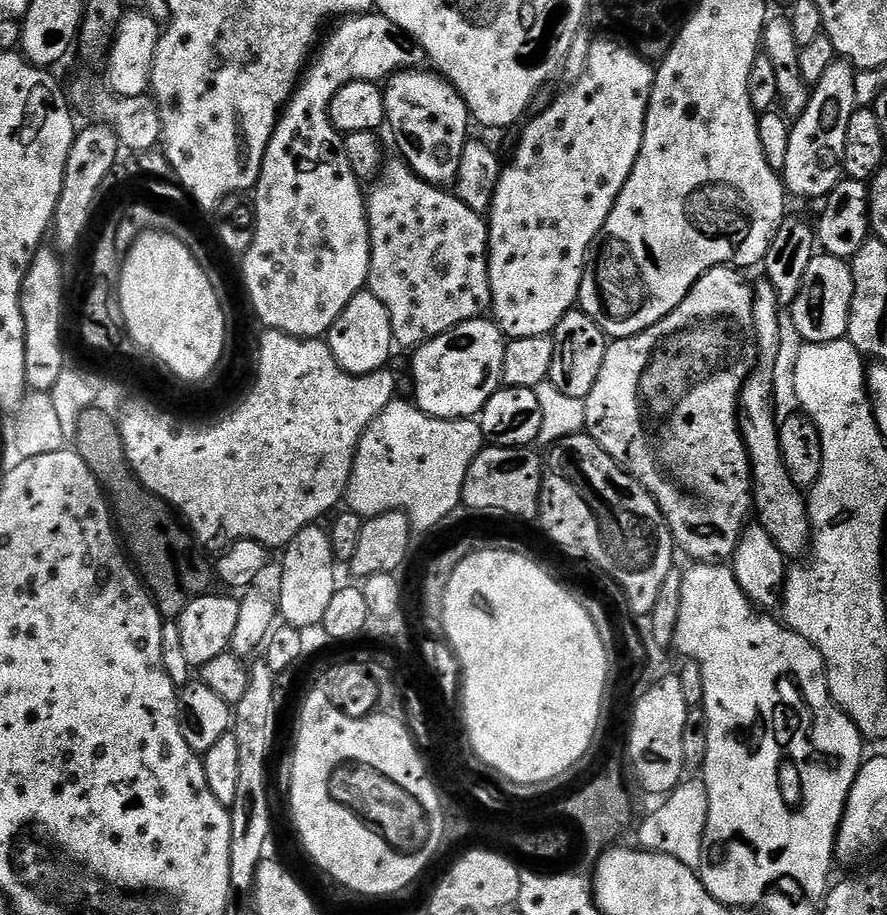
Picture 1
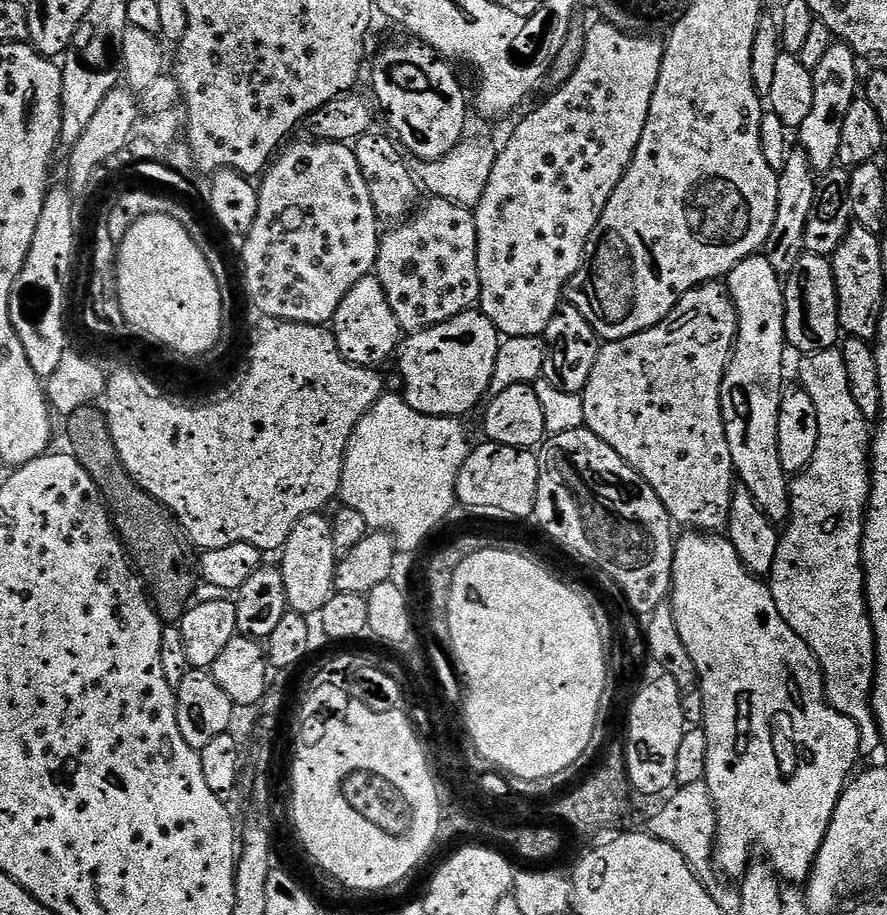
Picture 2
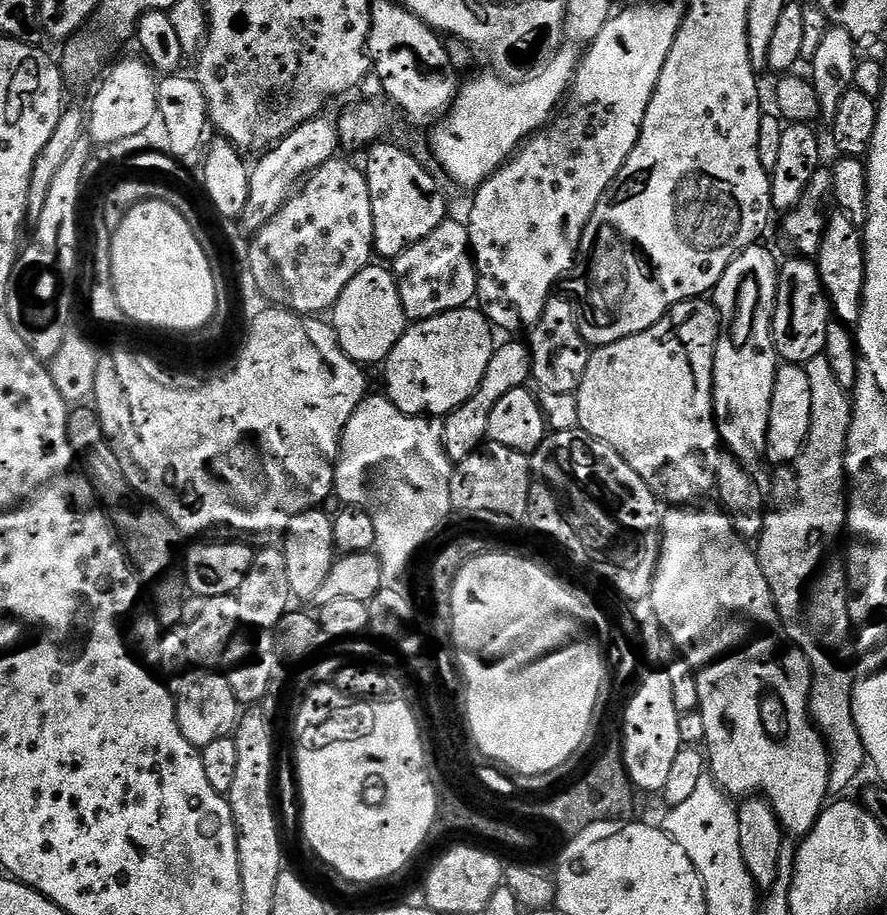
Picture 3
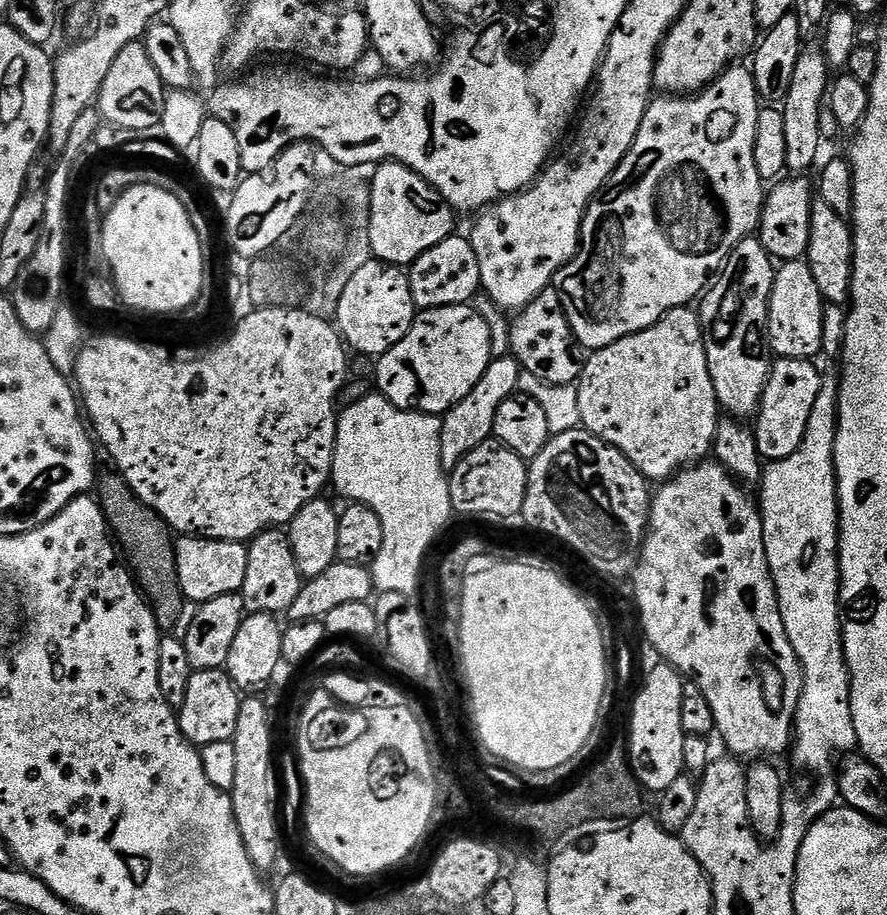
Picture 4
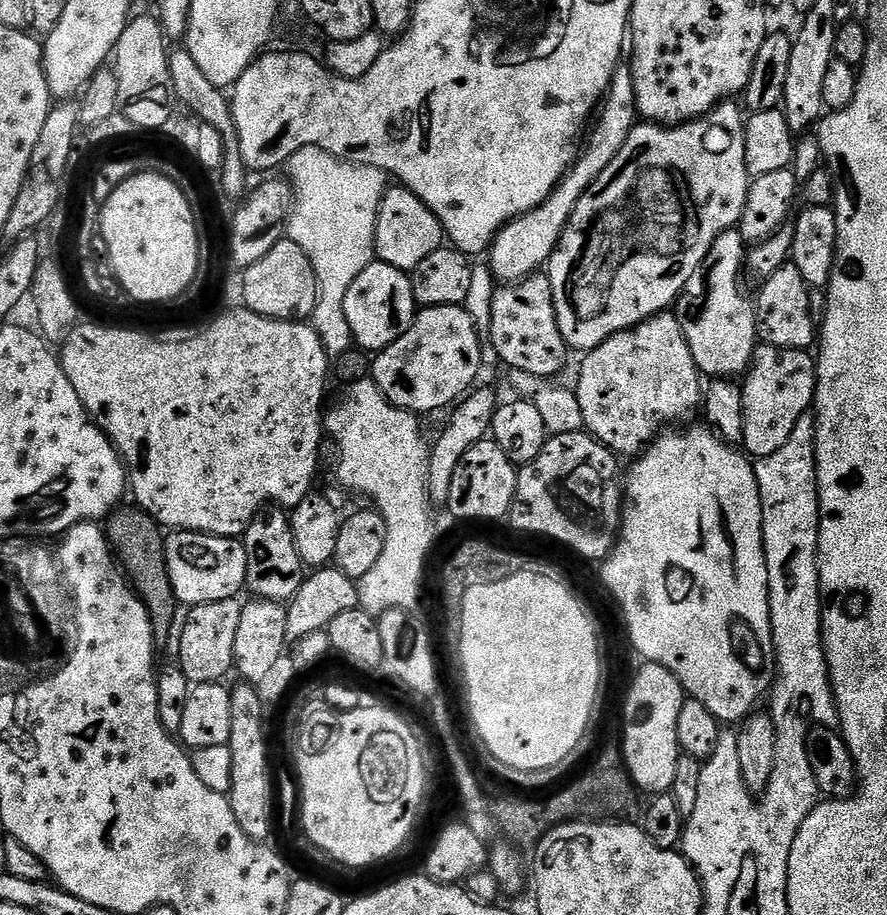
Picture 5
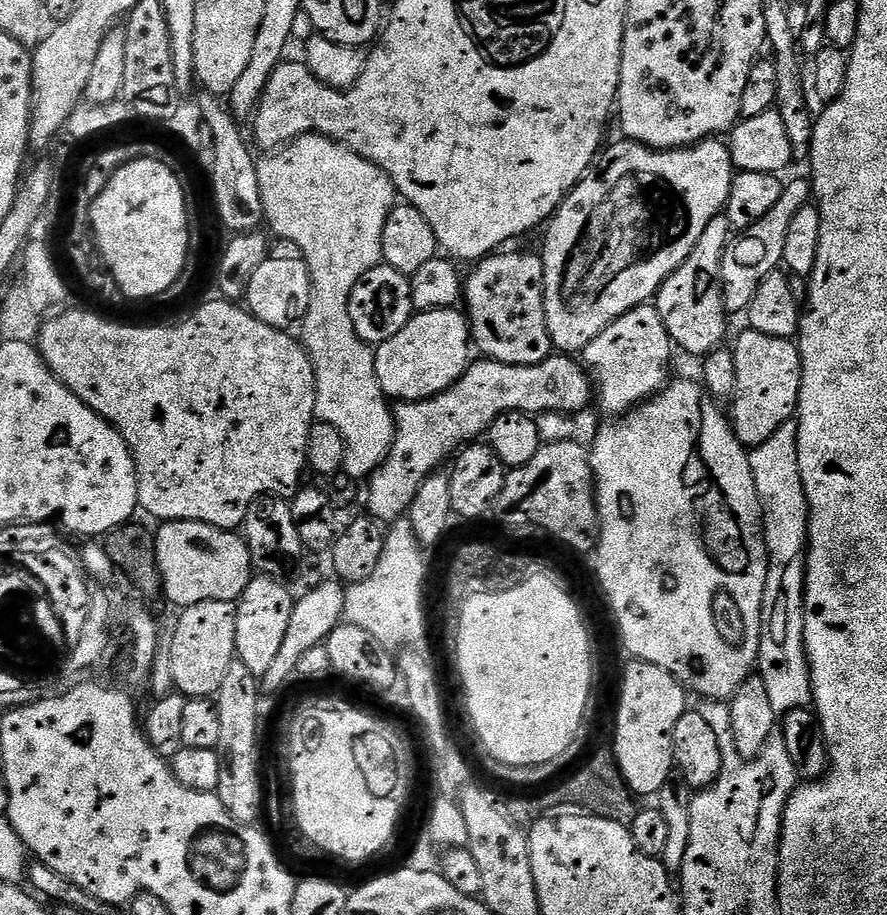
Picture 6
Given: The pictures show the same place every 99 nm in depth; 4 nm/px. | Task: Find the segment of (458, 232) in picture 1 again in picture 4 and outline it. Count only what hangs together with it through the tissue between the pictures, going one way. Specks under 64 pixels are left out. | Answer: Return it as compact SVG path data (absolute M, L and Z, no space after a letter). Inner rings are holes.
M453 234L446 238L446 242L438 242L434 250L426 250L426 254L422 254L422 258L415 260L407 269L410 294L417 309L466 304L475 301L476 292L478 296L481 291L478 254L474 254L471 239L460 235Z

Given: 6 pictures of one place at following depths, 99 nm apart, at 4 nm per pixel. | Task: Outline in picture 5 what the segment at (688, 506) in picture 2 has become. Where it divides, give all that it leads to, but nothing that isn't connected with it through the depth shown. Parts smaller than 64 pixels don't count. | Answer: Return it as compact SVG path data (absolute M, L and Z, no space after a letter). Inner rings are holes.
M665 310L642 321L638 326L615 332L583 357L580 364L580 385L574 391L582 405L584 427L605 444L617 457L635 458L665 431L666 426L675 425L683 416L699 409L702 404L702 373L690 354L686 334L678 322L675 311Z

